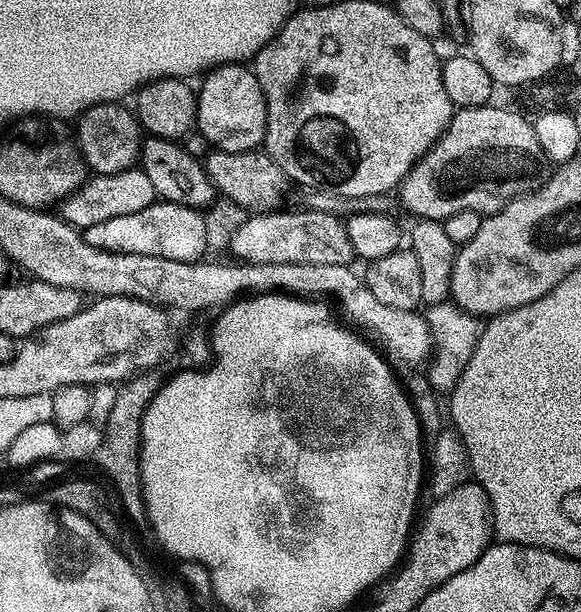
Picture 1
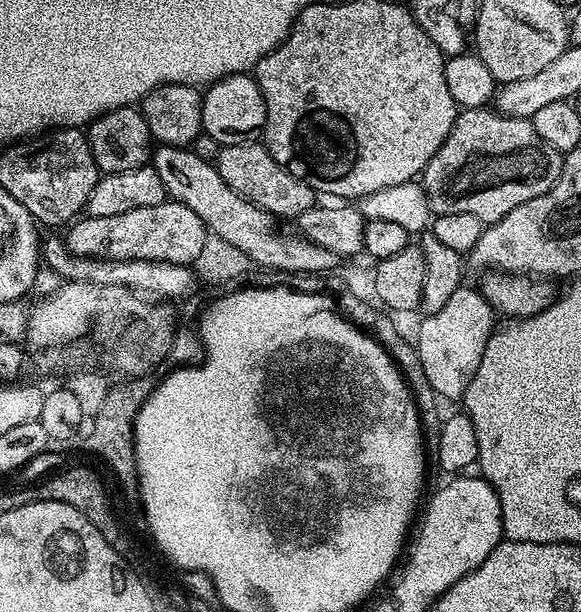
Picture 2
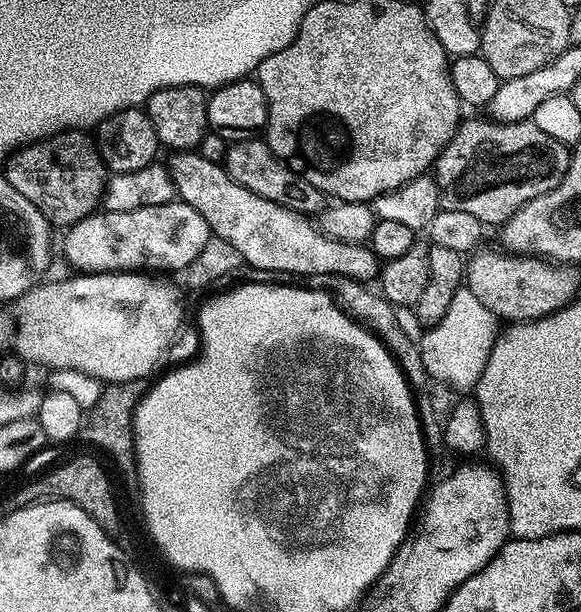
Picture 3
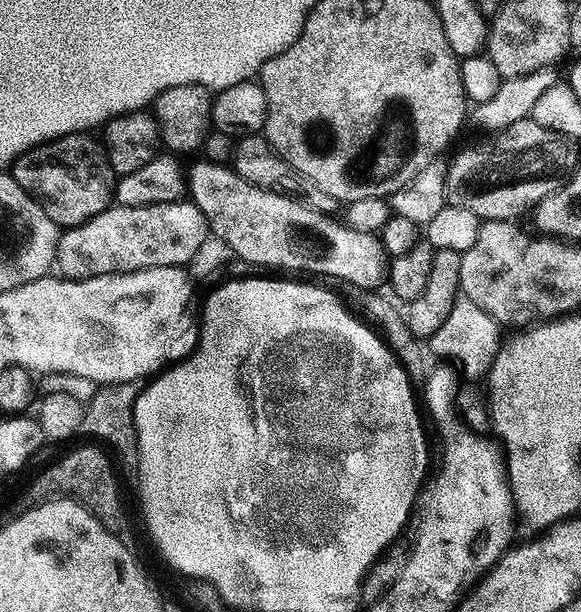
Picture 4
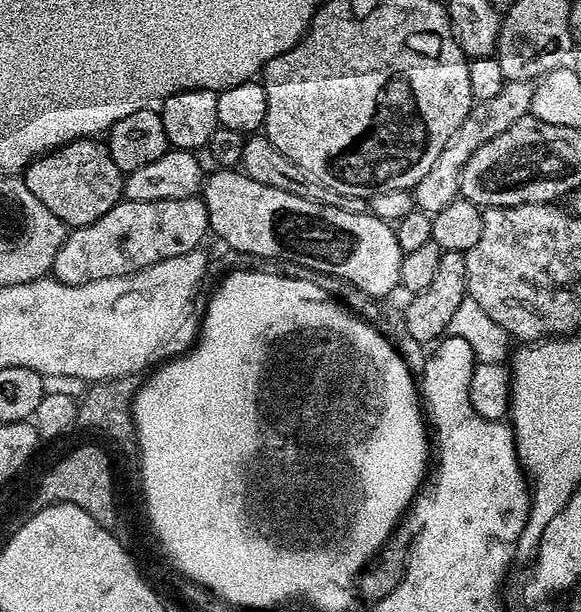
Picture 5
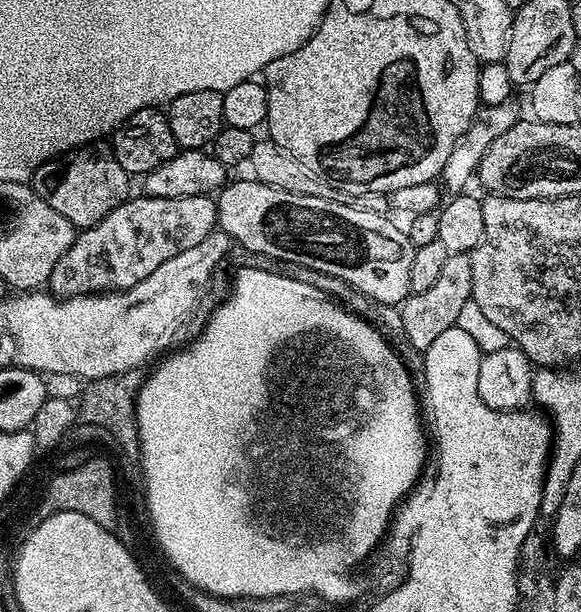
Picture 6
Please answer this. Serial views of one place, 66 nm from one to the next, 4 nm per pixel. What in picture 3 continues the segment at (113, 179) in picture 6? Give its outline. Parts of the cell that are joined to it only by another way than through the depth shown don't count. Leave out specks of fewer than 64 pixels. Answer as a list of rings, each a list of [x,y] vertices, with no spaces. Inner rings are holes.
[[[84,130],[59,132],[57,136],[47,136],[45,140],[19,148],[8,157],[2,175],[22,198],[38,206],[49,225],[60,230],[71,228],[101,207],[110,179],[95,139]]]

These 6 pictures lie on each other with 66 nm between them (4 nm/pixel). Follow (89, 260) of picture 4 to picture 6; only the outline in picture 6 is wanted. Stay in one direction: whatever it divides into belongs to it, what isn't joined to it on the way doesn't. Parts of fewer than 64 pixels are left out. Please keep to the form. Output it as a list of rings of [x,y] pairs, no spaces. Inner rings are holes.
[[[133,195],[119,204],[102,222],[83,229],[76,241],[58,258],[58,266],[50,274],[47,287],[57,298],[94,296],[109,292],[125,292],[130,286],[150,278],[162,262],[170,262],[174,254],[198,246],[217,227],[216,201],[211,195],[190,198],[154,198]]]

